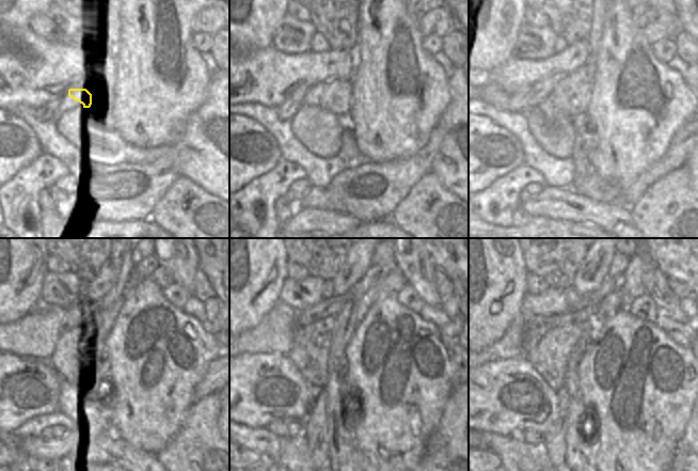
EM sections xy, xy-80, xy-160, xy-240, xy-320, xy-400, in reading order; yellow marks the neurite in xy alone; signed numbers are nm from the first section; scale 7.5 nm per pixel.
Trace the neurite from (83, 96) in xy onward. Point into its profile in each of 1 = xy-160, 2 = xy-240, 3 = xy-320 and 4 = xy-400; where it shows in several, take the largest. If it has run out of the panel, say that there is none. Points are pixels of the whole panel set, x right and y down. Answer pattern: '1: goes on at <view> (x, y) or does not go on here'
1: goes on at xy-160 (571, 94)
2: goes on at xy-240 (104, 315)
3: goes on at xy-320 (340, 455)
4: goes on at xy-400 (578, 455)

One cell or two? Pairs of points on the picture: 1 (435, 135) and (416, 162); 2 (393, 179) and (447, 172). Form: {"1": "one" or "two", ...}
{"1": "one", "2": "two"}

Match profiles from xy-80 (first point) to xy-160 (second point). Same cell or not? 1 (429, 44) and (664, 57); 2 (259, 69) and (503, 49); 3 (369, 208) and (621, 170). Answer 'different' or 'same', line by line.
1: same
2: different
3: different

